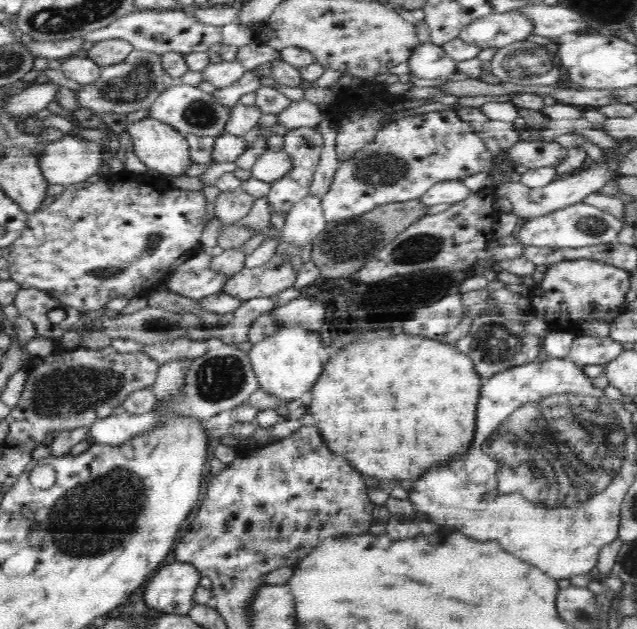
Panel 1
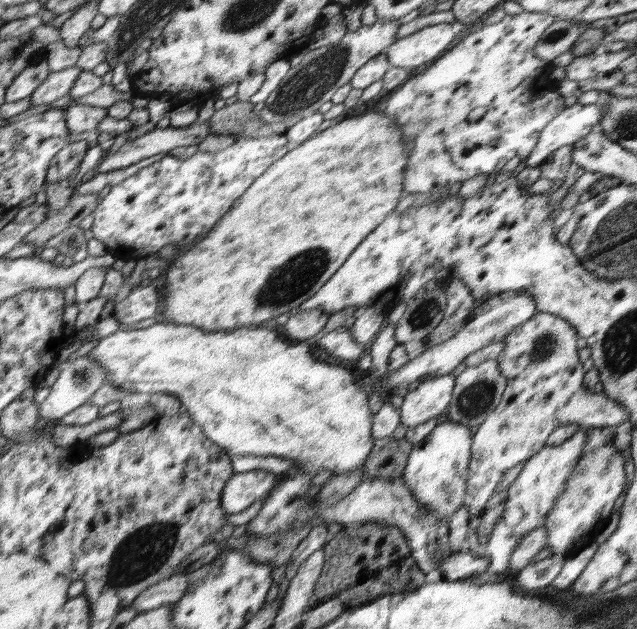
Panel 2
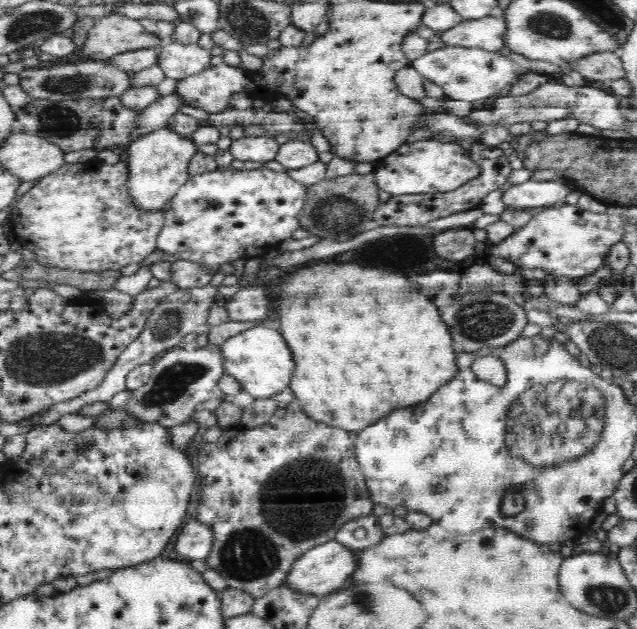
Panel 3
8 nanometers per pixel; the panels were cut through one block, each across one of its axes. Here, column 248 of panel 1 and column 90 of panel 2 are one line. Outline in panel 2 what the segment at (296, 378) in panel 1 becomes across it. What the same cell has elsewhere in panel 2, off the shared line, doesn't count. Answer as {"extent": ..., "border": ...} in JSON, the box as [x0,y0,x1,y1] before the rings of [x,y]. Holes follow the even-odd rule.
{"extent":[87,323,374,476],"border":[[[156,323],[143,329],[128,329],[124,326],[118,327],[112,334],[94,342],[93,349],[87,354],[93,358],[102,369],[106,371],[106,383],[114,387],[123,388],[130,394],[138,392],[147,393],[148,395],[155,392],[166,392],[174,395],[181,404],[187,408],[187,413],[194,420],[194,424],[202,427],[204,434],[208,440],[222,447],[227,454],[256,454],[260,456],[279,456],[287,458],[293,462],[296,470],[301,470],[308,475],[316,476],[325,470],[331,470],[331,474],[345,474],[357,468],[365,470],[365,462],[372,450],[374,441],[371,436],[371,428],[373,423],[373,414],[370,413],[368,403],[370,396],[366,387],[361,385],[361,378],[352,374],[349,370],[344,369],[340,365],[332,365],[316,359],[312,354],[314,345],[312,342],[297,341],[288,342],[282,340],[277,335],[278,328],[238,328],[230,332],[226,330],[216,330],[212,332],[204,331],[201,328],[190,324],[174,324],[174,323]]]}

